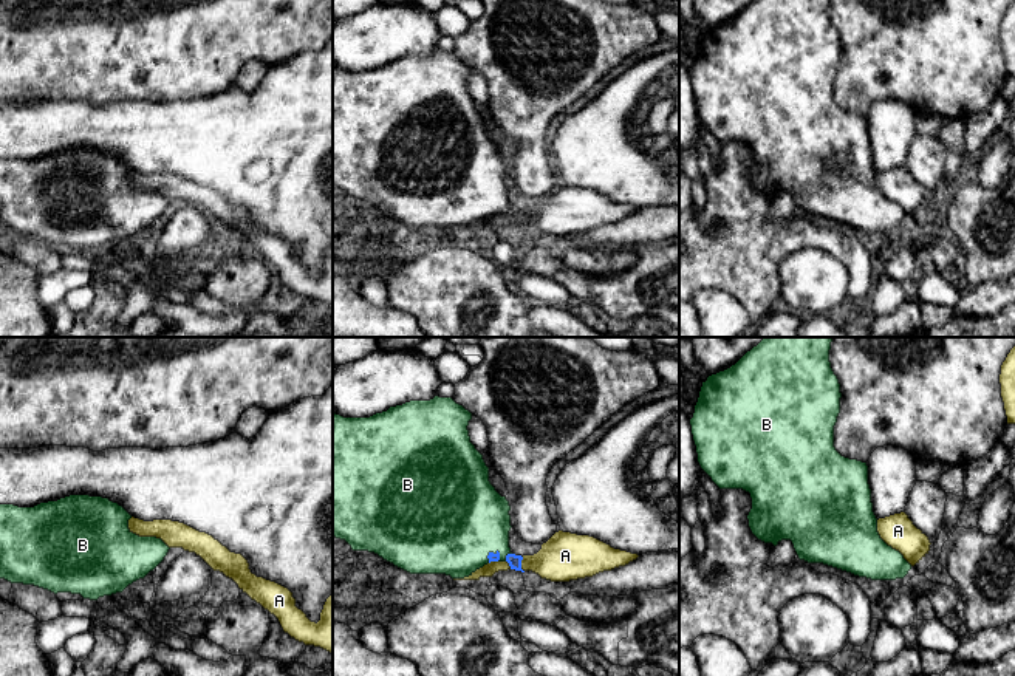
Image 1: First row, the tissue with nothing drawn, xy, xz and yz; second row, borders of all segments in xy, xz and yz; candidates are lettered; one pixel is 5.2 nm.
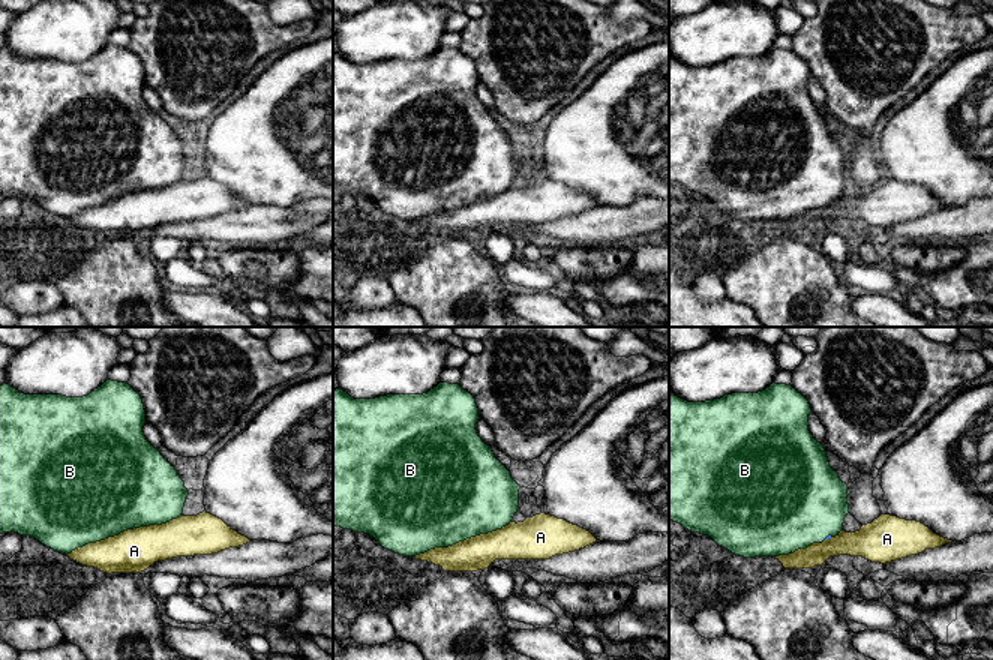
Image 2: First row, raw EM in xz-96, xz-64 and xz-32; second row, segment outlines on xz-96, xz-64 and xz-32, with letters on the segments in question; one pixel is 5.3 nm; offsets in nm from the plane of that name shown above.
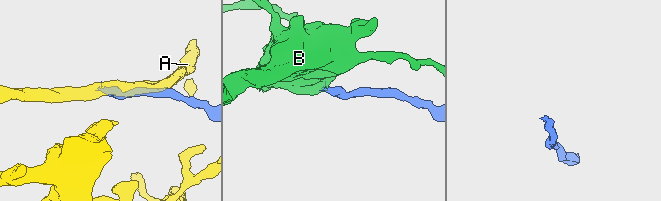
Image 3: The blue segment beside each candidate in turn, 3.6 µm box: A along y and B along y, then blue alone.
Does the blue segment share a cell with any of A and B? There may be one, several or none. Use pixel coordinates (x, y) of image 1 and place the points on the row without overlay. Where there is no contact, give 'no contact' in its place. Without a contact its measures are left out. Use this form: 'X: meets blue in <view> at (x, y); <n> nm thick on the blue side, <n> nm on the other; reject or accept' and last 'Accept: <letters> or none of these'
A: meets blue in xz at (520, 218); 70 nm thick on the blue side, 240 nm on the other; reject
B: meets blue in xz at (506, 209); 70 nm thick on the blue side, 380 nm on the other; accept
Accept: B

